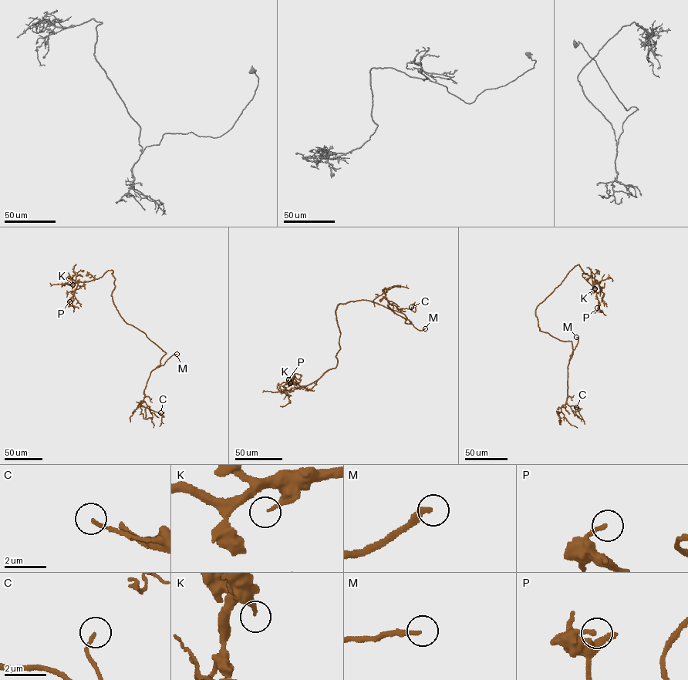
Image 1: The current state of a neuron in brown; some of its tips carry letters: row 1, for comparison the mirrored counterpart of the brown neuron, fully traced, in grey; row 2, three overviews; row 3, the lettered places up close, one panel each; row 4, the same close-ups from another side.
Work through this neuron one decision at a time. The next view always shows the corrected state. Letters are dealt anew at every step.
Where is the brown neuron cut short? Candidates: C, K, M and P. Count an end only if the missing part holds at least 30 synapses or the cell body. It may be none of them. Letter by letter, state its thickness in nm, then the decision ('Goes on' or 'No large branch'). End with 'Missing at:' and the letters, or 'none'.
C: Thickness 140 nm. No large branch
K: Thickness 180 nm. No large branch
M: Thickness 240 nm. Goes on
P: Thickness 190 nm. No large branch
Missing at: M

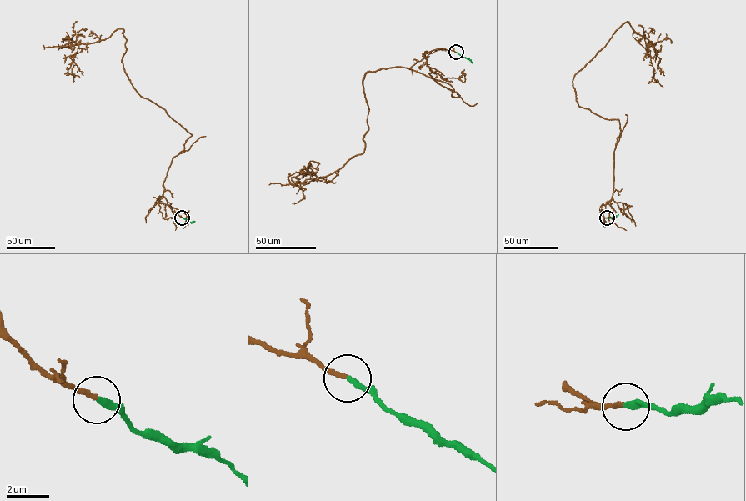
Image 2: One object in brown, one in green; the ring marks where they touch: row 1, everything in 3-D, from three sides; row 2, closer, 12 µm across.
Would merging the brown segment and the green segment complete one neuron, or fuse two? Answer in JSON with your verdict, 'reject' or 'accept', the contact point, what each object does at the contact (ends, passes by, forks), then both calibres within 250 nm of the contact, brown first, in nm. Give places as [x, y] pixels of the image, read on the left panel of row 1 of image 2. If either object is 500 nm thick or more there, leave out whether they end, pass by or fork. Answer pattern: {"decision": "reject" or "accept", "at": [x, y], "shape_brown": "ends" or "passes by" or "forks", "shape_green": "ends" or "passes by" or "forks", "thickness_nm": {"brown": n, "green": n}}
{"decision": "accept", "at": [182, 217], "shape_brown": "ends", "shape_green": "ends", "thickness_nm": {"brown": 200, "green": 280}}

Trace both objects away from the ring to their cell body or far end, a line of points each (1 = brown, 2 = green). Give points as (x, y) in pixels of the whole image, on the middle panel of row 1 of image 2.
1: (456, 52), (425, 58), (460, 97), (403, 67), (365, 73), (362, 152), (292, 177), (292, 202)
2: (456, 52), (473, 63)

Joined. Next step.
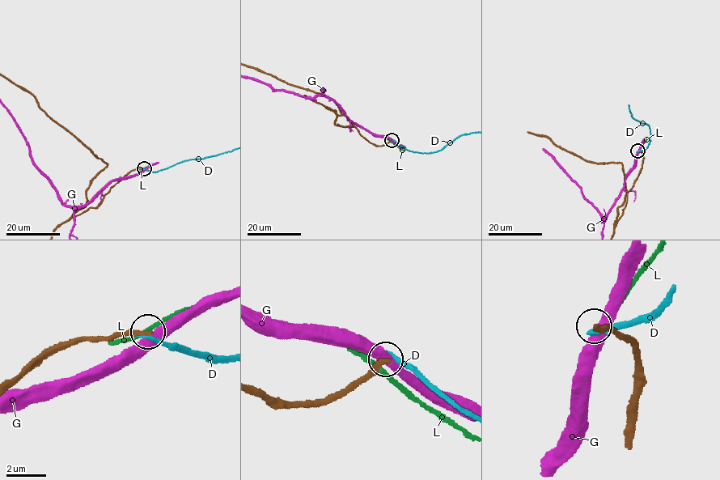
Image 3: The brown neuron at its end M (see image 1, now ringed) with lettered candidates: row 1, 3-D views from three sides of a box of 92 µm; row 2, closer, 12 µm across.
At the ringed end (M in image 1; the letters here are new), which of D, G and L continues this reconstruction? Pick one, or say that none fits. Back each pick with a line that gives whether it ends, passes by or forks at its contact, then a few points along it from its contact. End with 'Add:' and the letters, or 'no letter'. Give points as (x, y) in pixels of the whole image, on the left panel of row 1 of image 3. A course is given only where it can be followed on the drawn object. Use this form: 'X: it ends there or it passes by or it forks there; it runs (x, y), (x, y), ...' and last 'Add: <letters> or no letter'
Add: no letter

